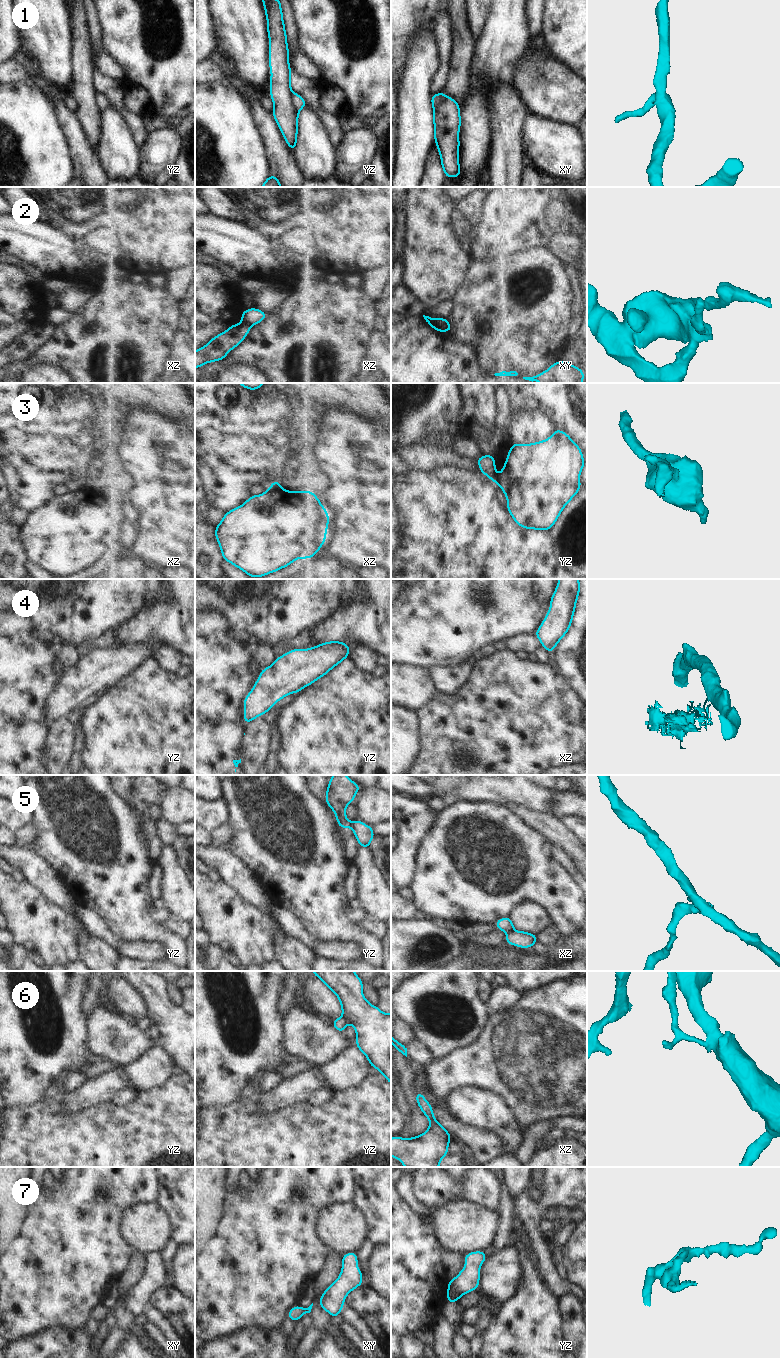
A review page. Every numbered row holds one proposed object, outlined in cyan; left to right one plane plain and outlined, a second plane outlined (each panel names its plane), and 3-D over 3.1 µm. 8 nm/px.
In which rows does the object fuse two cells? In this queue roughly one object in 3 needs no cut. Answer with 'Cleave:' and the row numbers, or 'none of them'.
Cleave: 1, 2, 3, 4, 5, 6

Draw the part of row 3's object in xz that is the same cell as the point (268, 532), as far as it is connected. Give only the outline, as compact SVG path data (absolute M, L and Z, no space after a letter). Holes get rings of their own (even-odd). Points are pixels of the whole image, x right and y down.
M280 488L251 495L242 505L225 513L215 527L215 538L223 560L242 570L250 578L256 578L283 569L296 559L314 558L325 543L328 526L329 514L312 491L288 491Z

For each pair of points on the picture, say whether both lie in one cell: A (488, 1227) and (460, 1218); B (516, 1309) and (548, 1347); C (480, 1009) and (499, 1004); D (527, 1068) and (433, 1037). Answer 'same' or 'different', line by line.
A: same
B: same
C: different
D: different

